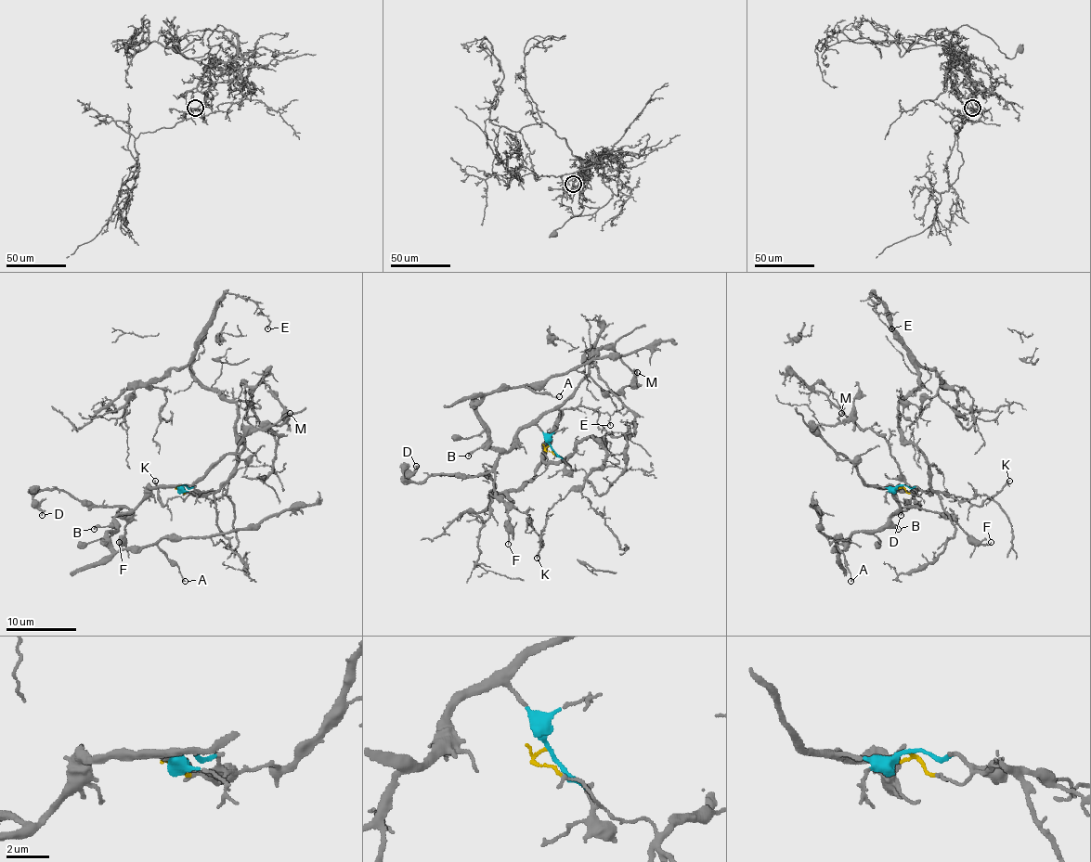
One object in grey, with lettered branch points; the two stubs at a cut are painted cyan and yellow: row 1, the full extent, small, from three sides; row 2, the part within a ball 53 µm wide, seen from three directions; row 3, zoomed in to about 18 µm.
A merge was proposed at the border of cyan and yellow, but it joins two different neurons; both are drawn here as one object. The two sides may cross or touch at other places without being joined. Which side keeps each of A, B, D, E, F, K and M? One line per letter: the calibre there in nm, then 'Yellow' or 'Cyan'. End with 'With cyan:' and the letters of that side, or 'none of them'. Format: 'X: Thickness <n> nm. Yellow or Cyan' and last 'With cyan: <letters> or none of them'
A: Thickness 140 nm. Cyan
B: Thickness 200 nm. Cyan
D: Thickness 190 nm. Cyan
E: Thickness 120 nm. Yellow
F: Thickness 130 nm. Cyan
K: Thickness 180 nm. Yellow
M: Thickness 180 nm. Cyan
With cyan: A, B, D, F, M

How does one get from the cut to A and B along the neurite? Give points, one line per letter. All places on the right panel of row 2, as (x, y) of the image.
A: (901, 485), (876, 487), (886, 487), (898, 507), (883, 526), (851, 534), (841, 550), (837, 545), (851, 581)
B: (901, 485), (876, 487), (886, 487), (898, 507), (890, 524), (897, 529)

